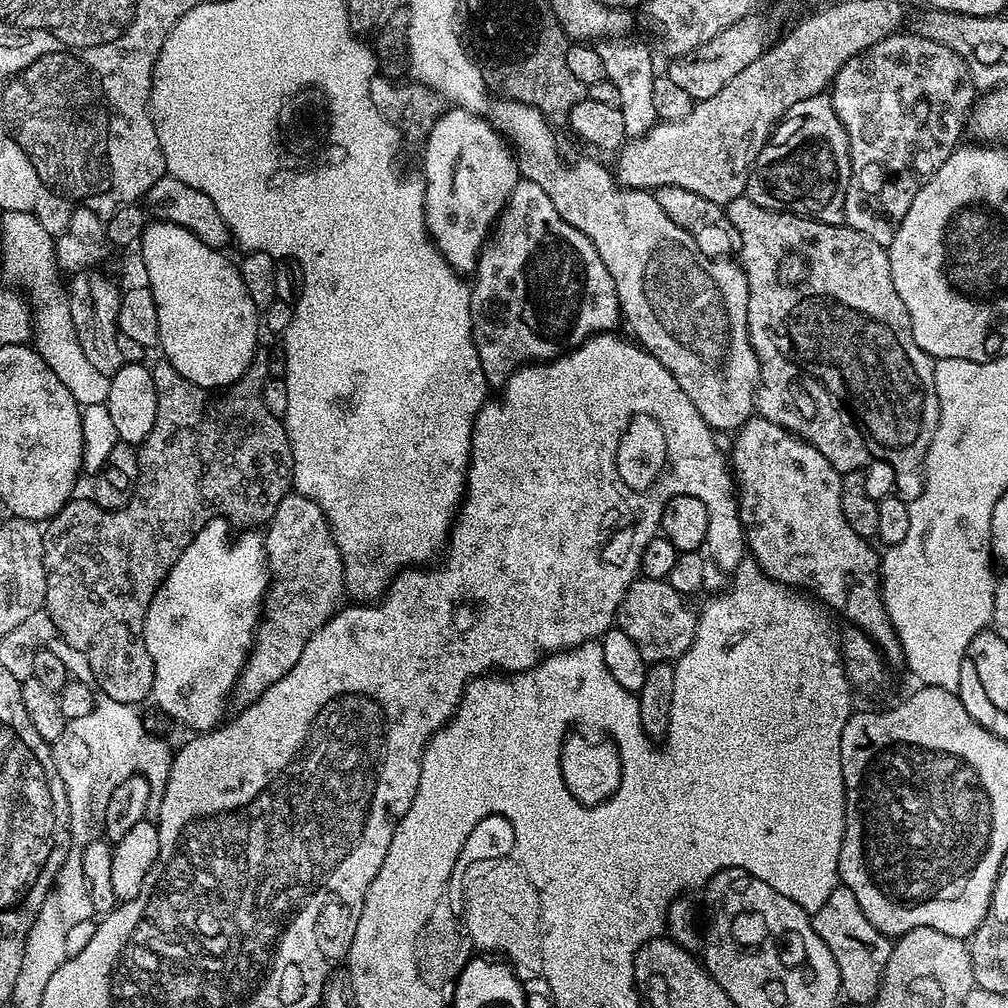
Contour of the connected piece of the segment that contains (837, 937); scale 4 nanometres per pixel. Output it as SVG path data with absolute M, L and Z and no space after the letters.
M837 886L830 898L822 902L820 909L811 913L811 917L818 938L826 942L826 950L830 950L830 954L834 954L834 962L838 962L843 999L871 1005L880 989L880 979L892 953L893 941L868 921L866 914L862 914L862 906L858 906L858 898L854 898L852 891L843 886Z

